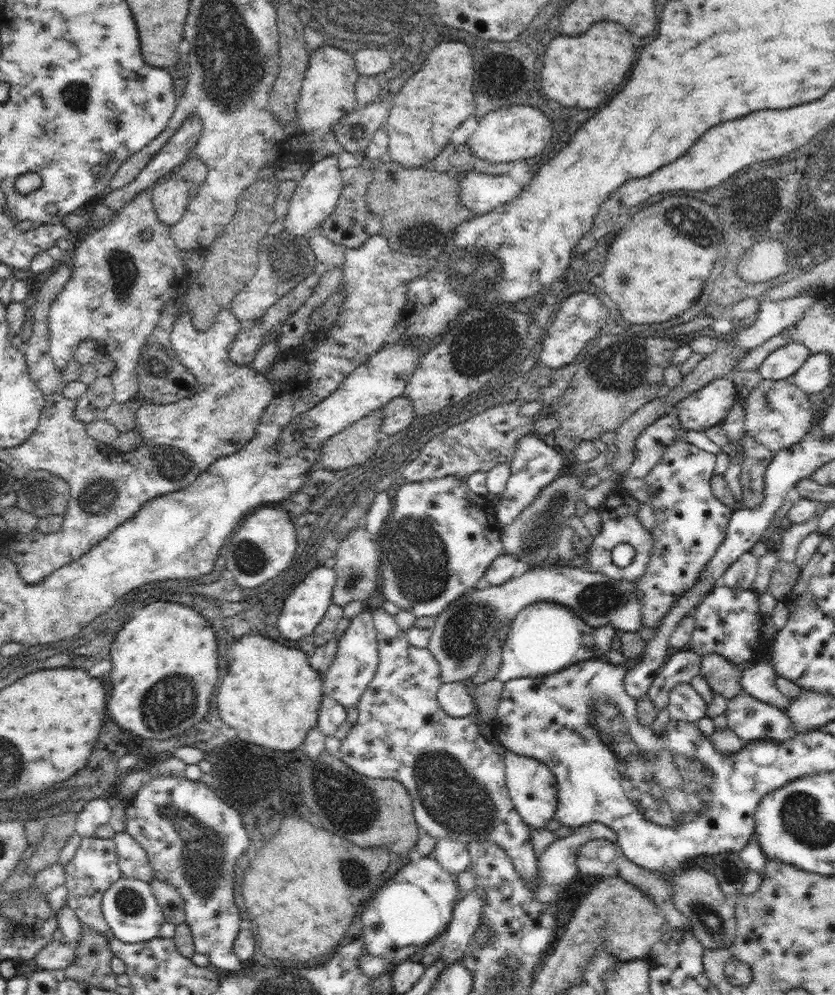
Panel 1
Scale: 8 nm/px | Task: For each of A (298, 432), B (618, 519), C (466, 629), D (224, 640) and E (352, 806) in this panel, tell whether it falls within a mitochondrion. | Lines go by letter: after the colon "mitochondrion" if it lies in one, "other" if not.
A: other
B: other
C: mitochondrion
D: other
E: mitochondrion

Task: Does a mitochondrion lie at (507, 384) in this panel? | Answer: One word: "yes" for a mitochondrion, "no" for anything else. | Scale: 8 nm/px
yes

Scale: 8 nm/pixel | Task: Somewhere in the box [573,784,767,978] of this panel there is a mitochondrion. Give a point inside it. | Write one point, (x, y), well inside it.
(715, 928)

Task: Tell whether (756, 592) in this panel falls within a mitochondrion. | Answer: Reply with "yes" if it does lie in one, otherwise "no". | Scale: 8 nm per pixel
no

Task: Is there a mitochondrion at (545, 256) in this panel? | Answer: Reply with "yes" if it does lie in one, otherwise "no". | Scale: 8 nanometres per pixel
no

